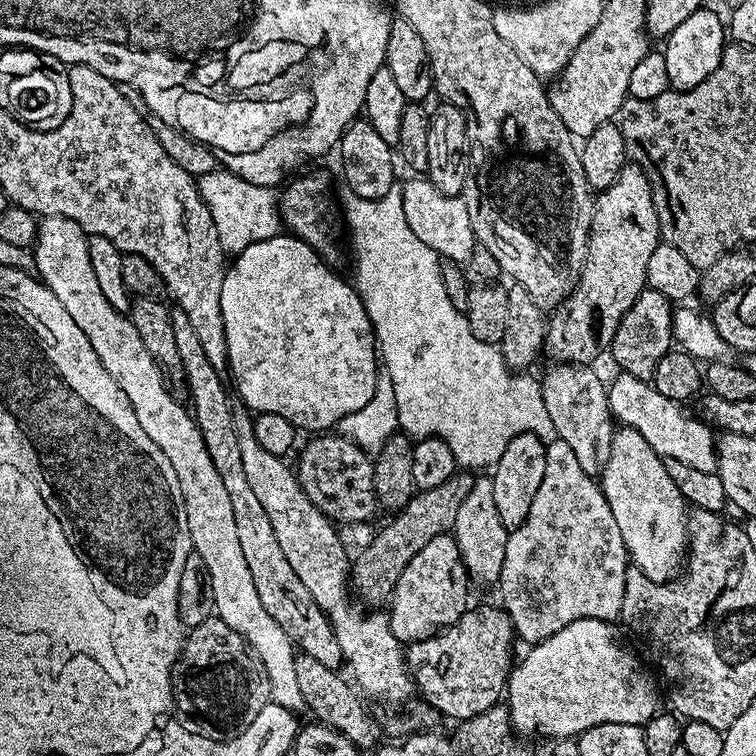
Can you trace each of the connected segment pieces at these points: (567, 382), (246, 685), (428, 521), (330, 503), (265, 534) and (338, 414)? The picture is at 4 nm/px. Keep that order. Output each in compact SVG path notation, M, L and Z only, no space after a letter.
M560 362L549 370L540 380L542 398L546 402L546 411L550 413L550 422L554 422L554 430L558 439L566 442L570 450L578 458L582 470L593 478L599 477L604 471L604 463L608 460L608 451L612 445L612 434L614 431L614 417L608 405L608 388L600 381L600 376L592 368L575 368L572 362Z
M213 615L202 626L187 633L184 647L172 665L172 700L178 724L190 734L211 740L233 740L250 726L248 714L258 714L272 699L266 670L250 651L244 639L219 616Z
M460 470L440 486L417 491L412 501L399 509L393 515L396 517L357 556L355 553L350 564L350 588L357 601L368 606L384 606L391 601L398 578L402 578L402 570L410 566L410 558L414 558L414 554L418 554L426 542L452 532L458 510L472 489L473 479L471 471Z
M320 434L309 440L304 449L299 449L300 461L295 461L294 471L310 502L337 525L366 523L378 512L373 457L339 434Z
M178 307L171 309L174 339L178 345L178 358L182 369L182 380L188 383L188 396L192 399L190 411L202 434L202 442L210 454L210 462L214 462L214 470L222 478L222 486L230 498L230 507L234 510L234 527L238 534L242 554L246 558L246 570L250 570L250 578L254 578L254 590L258 590L258 602L278 626L292 639L293 645L303 655L322 662L329 670L336 670L339 664L345 663L342 650L338 646L338 638L332 632L332 623L320 609L318 602L310 598L310 590L294 574L290 562L286 562L286 554L282 554L282 546L278 546L278 537L274 535L274 526L270 526L270 518L266 509L258 502L246 474L242 470L242 450L238 450L238 434L234 434L234 405L228 401L228 392L224 389L225 377L214 366L210 366L210 358L206 358L206 350L202 350L202 341L198 338L194 326L190 326L190 318Z
M291 234L254 242L233 260L222 282L222 322L226 326L228 372L245 404L241 405L256 414L282 414L298 430L312 432L308 434L335 429L346 414L362 410L374 398L378 345L355 287L335 276L306 241Z

